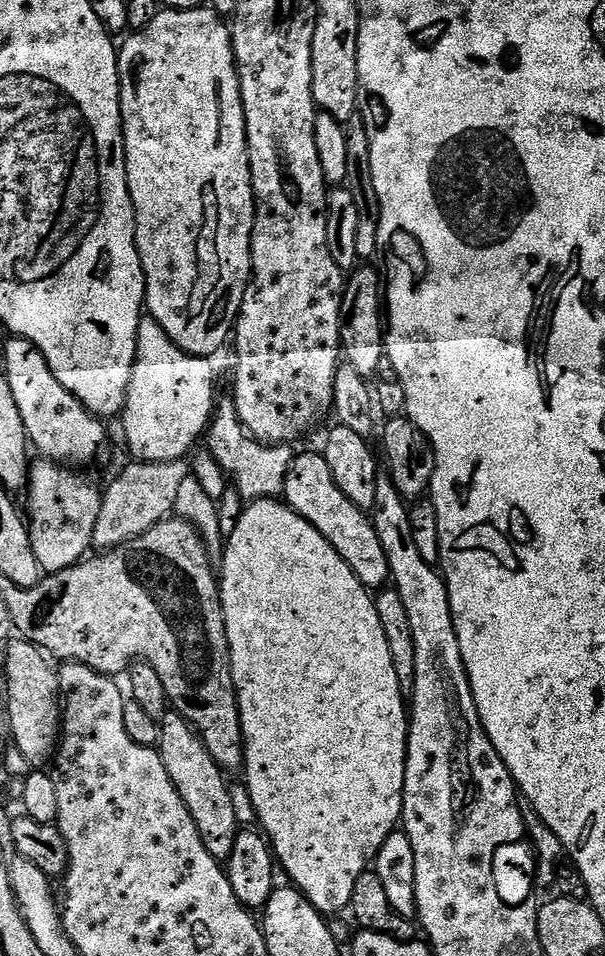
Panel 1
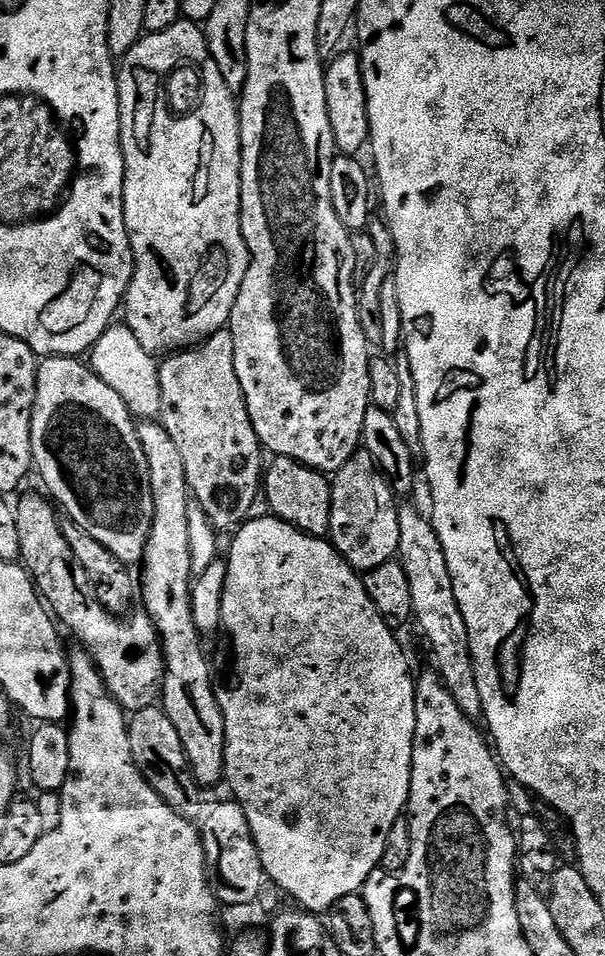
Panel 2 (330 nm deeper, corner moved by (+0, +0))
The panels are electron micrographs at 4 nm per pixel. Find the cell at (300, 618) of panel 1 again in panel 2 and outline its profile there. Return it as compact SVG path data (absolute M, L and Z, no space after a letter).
M271 514L258 516L239 525L238 531L232 537L232 549L226 557L228 561L228 577L226 578L226 590L222 598L222 628L225 633L228 631L232 635L232 652L236 655L236 685L233 686L232 693L229 696L226 696L226 694L220 696L220 709L224 715L224 725L226 726L224 780L226 784L232 787L233 793L231 792L231 795L236 803L242 806L242 810L246 814L248 825L252 831L252 837L256 843L256 849L262 858L265 877L271 883L273 880L286 895L293 896L300 903L297 905L303 911L313 914L324 914L327 908L328 911L335 909L337 902L342 898L346 898L346 894L360 892L373 879L372 871L375 868L379 869L384 859L386 838L390 838L390 826L394 826L394 822L398 822L405 815L408 806L408 795L410 794L410 782L412 781L414 722L416 721L416 681L414 679L414 672L408 669L408 656L404 653L403 646L396 641L397 633L389 628L386 621L378 614L374 602L370 602L370 594L366 594L361 573L357 572L355 568L351 568L327 539L318 536L308 536L304 532L298 531L293 524L287 524L285 520L278 520Z

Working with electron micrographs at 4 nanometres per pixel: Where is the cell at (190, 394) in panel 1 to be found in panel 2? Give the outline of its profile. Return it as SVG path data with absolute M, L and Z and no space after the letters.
M113 323L104 333L102 338L98 338L98 342L90 350L90 367L96 373L98 378L102 378L102 382L106 382L106 386L110 386L110 390L114 390L122 398L122 402L126 402L129 412L136 418L156 418L160 415L160 364L157 357L142 346L142 342L138 342L138 338L134 338L132 331L128 329L127 323Z

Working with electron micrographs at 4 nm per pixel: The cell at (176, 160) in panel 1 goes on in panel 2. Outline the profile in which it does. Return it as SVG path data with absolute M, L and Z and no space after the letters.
M181 18L174 26L170 26L170 30L149 32L141 36L140 41L119 61L118 83L120 149L124 155L124 217L132 253L136 255L136 269L128 292L124 295L122 316L134 338L142 342L147 352L175 354L204 343L231 321L238 290L242 290L242 278L246 278L246 270L250 266L252 256L248 253L240 221L240 109L237 97L222 78L222 70L218 70L218 62L214 62L210 54L205 29L187 18Z

